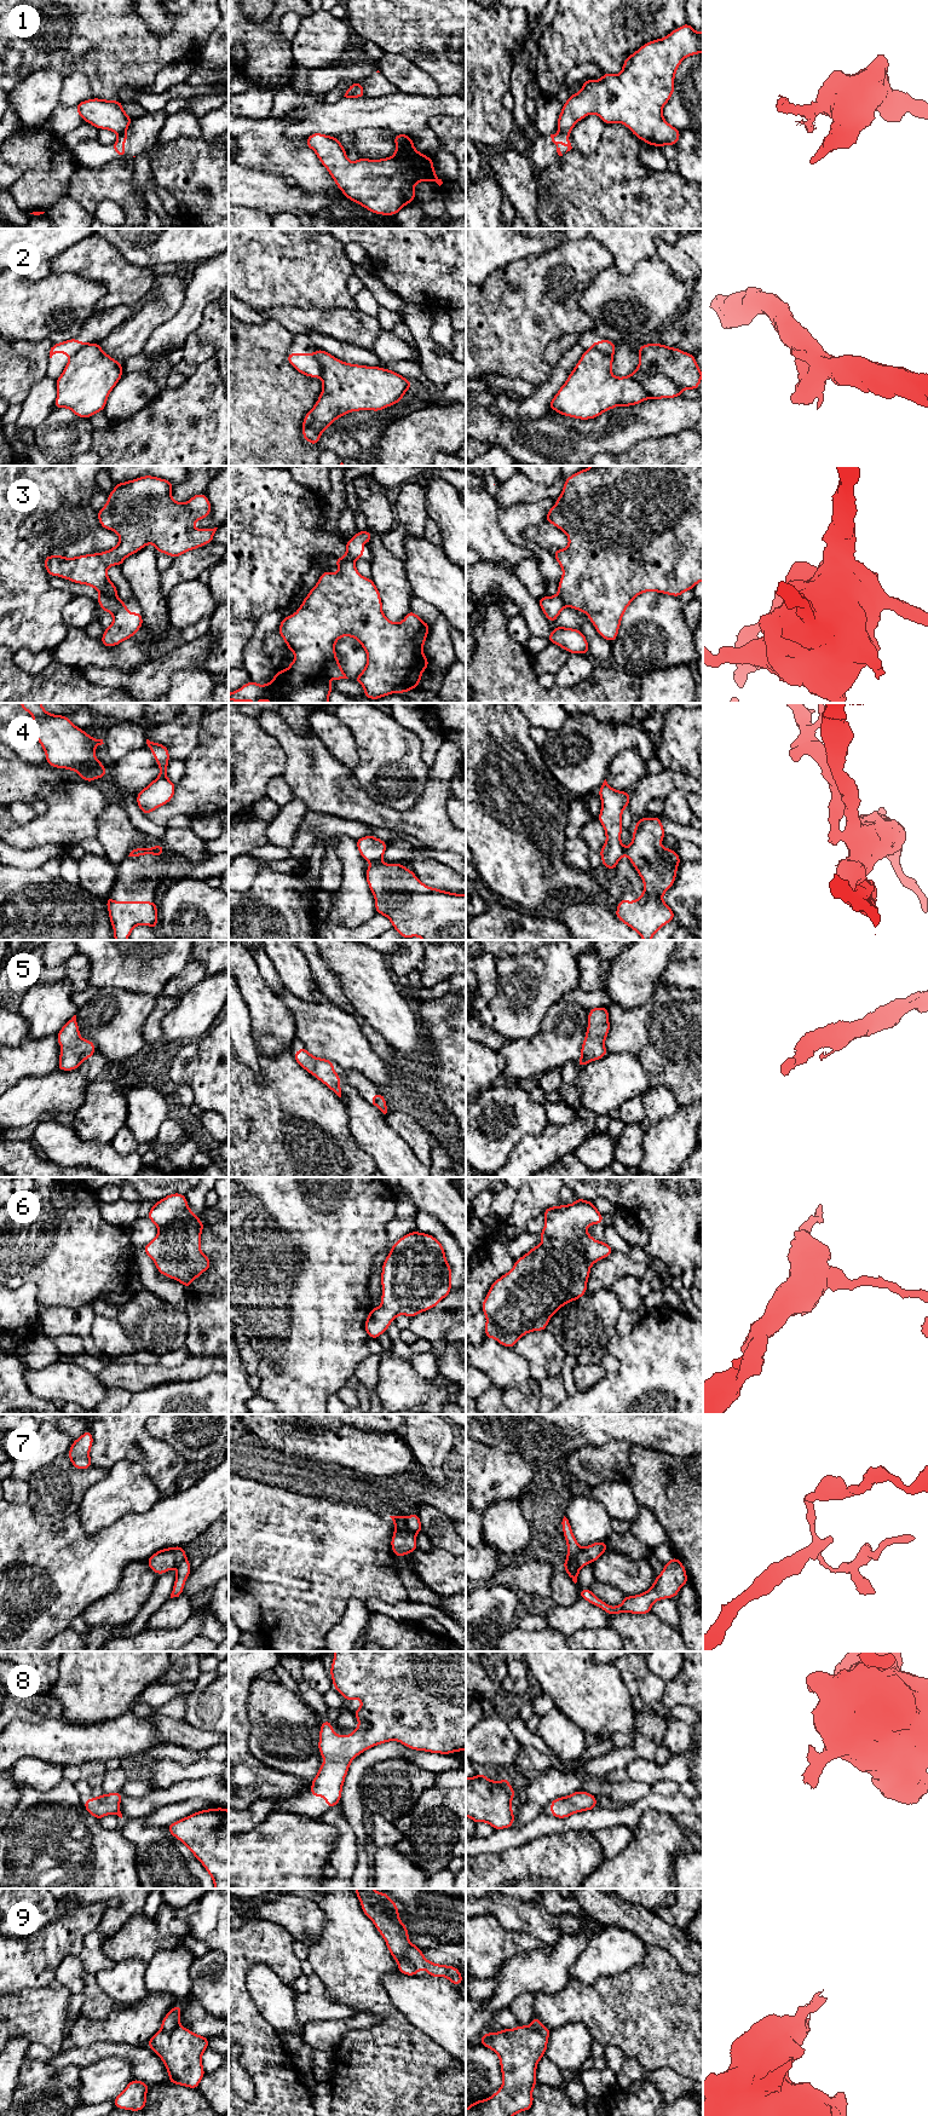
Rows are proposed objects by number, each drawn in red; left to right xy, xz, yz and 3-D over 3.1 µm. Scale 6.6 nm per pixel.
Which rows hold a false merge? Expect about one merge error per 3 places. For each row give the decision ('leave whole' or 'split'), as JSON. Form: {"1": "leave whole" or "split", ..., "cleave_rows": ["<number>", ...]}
{"1": "split", "2": "split", "3": "split", "4": "split", "5": "leave whole", "6": "leave whole", "7": "split", "8": "leave whole", "9": "leave whole", "cleave_rows": ["1", "2", "3", "4", "7"]}

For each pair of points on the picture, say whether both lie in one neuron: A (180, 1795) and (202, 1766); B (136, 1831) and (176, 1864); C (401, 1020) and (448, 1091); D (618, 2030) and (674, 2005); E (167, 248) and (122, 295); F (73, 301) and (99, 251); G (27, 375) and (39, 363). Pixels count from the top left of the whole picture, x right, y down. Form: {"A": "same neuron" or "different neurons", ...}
{"A": "different neurons", "B": "same neuron", "C": "different neurons", "D": "same neuron", "E": "different neurons", "F": "different neurons", "G": "same neuron"}

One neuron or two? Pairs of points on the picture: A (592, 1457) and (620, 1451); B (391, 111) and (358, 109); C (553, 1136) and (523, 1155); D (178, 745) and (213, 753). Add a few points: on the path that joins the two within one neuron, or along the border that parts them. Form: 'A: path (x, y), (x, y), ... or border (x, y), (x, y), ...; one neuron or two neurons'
A: path (599, 1457), (612, 1457); one neuron
B: path (382, 111), (367, 109); one neuron
C: path (546, 1143), (530, 1155); one neuron
D: border (200, 721), (199, 742), (184, 760); two neurons

